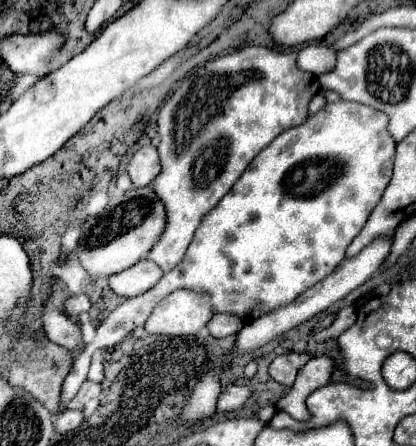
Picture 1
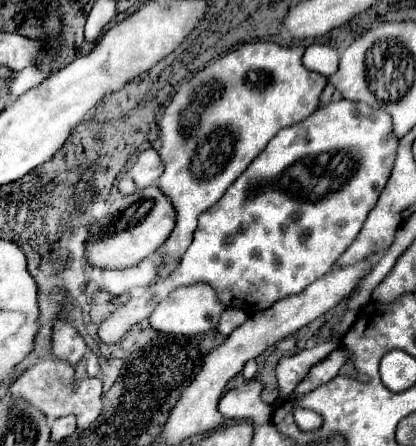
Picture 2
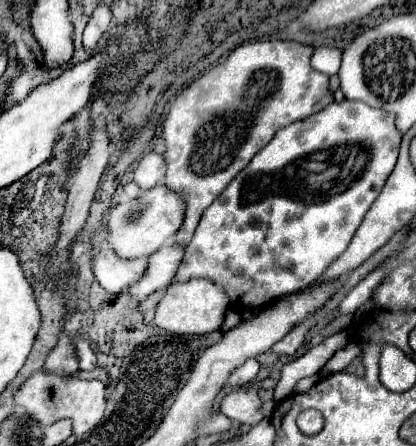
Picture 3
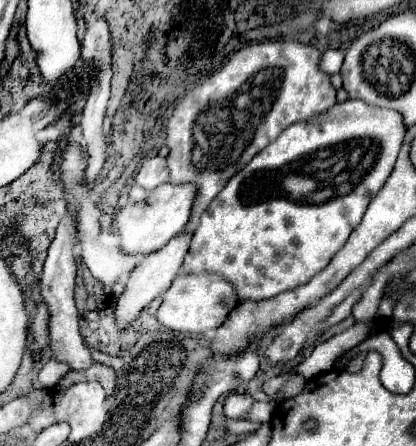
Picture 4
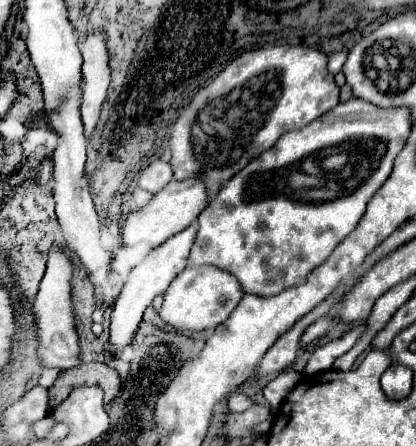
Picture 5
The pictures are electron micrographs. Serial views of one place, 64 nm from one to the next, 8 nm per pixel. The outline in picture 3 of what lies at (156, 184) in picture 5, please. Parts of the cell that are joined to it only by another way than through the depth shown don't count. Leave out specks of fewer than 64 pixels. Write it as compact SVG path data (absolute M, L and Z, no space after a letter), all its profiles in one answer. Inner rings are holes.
M148 152L138 162L132 178L142 190L148 190L148 188L154 188L156 184L160 184L164 180L164 172L166 172L164 158L156 152Z

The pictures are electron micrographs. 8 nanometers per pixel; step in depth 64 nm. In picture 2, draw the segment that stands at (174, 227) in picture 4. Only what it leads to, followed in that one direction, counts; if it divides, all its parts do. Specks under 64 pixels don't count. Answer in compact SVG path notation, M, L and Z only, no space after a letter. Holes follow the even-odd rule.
M148 186L144 190L136 190L130 196L118 198L110 204L108 214L88 228L90 234L86 240L86 262L100 270L130 268L152 256L152 252L164 244L174 222L176 212L172 212L172 204L168 204L166 196L156 186Z

